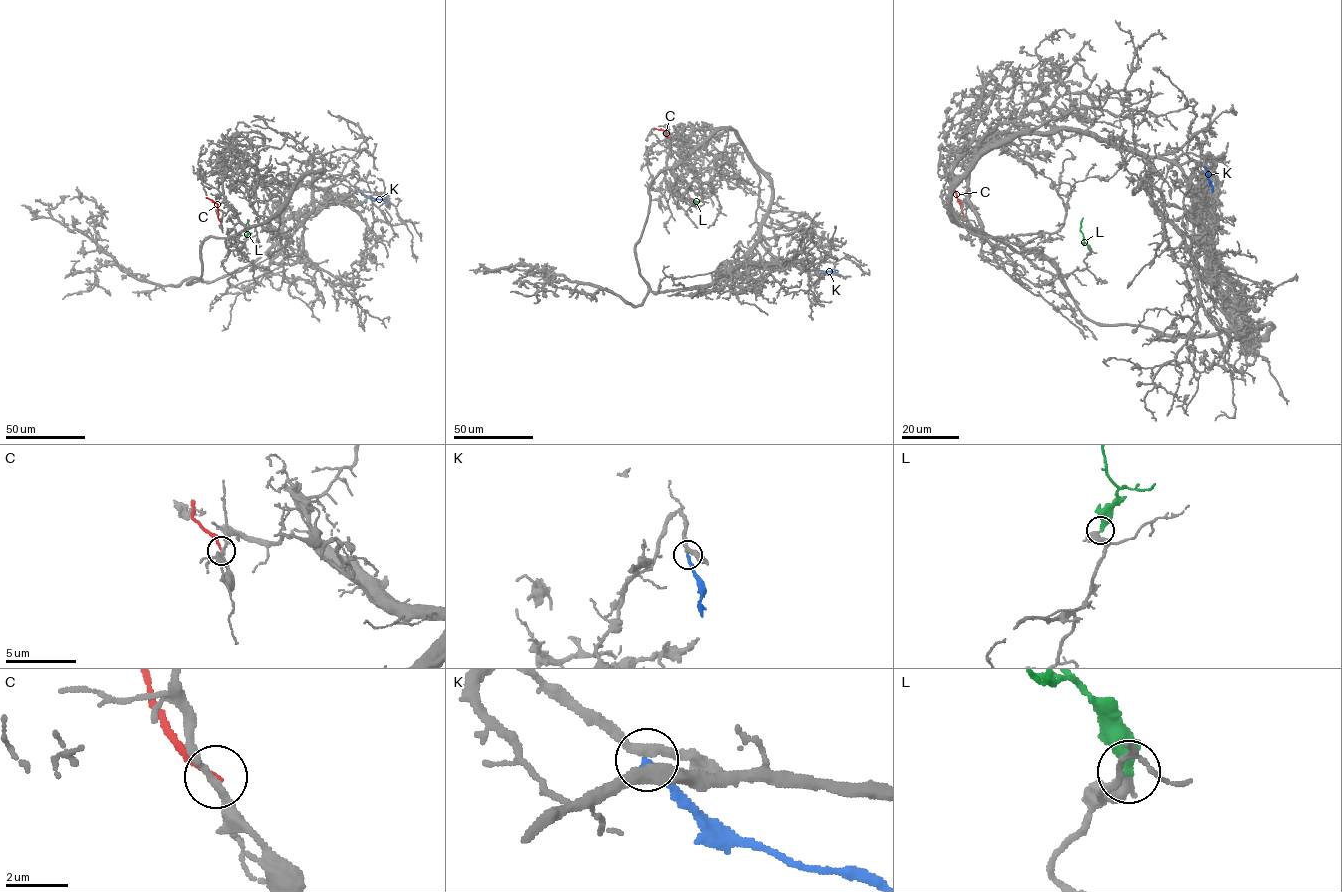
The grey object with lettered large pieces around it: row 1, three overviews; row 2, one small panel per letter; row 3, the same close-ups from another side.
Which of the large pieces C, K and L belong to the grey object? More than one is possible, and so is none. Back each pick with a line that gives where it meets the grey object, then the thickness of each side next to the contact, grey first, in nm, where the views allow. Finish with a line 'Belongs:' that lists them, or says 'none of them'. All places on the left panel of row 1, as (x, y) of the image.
L: (245, 238) | 380/440 nm
Belongs: L

